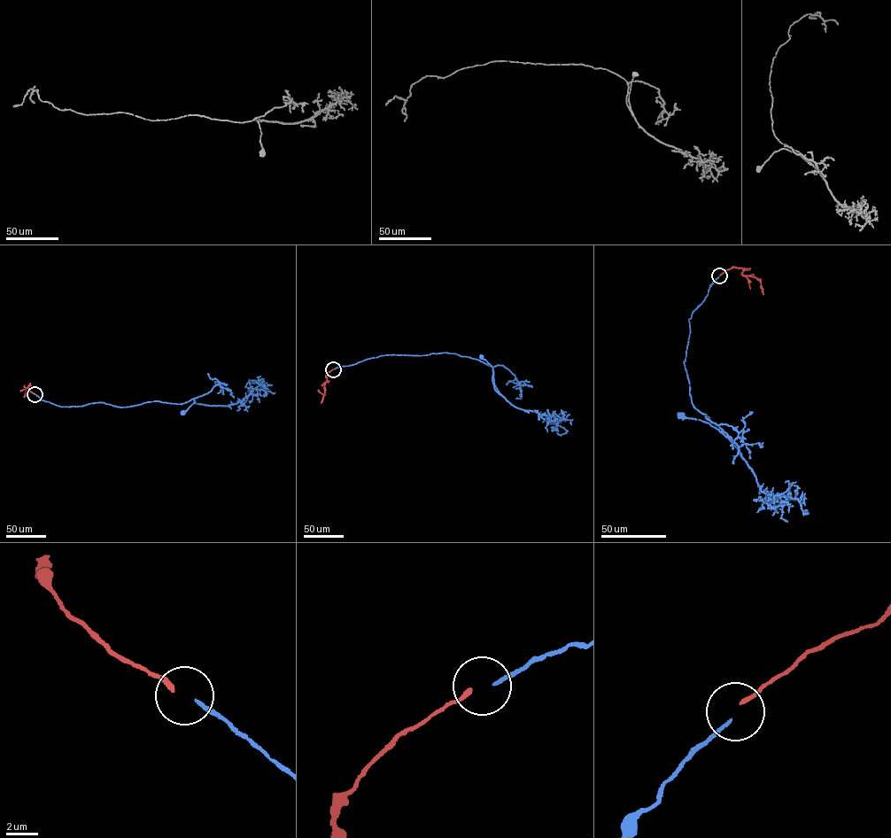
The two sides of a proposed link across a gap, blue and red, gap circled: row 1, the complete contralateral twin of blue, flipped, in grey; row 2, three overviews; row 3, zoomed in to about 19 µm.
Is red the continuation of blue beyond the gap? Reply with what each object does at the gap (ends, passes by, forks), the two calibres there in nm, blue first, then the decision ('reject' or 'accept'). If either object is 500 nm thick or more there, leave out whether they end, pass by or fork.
blue ends; red ends; calibres 220 and 240 nm; accept

